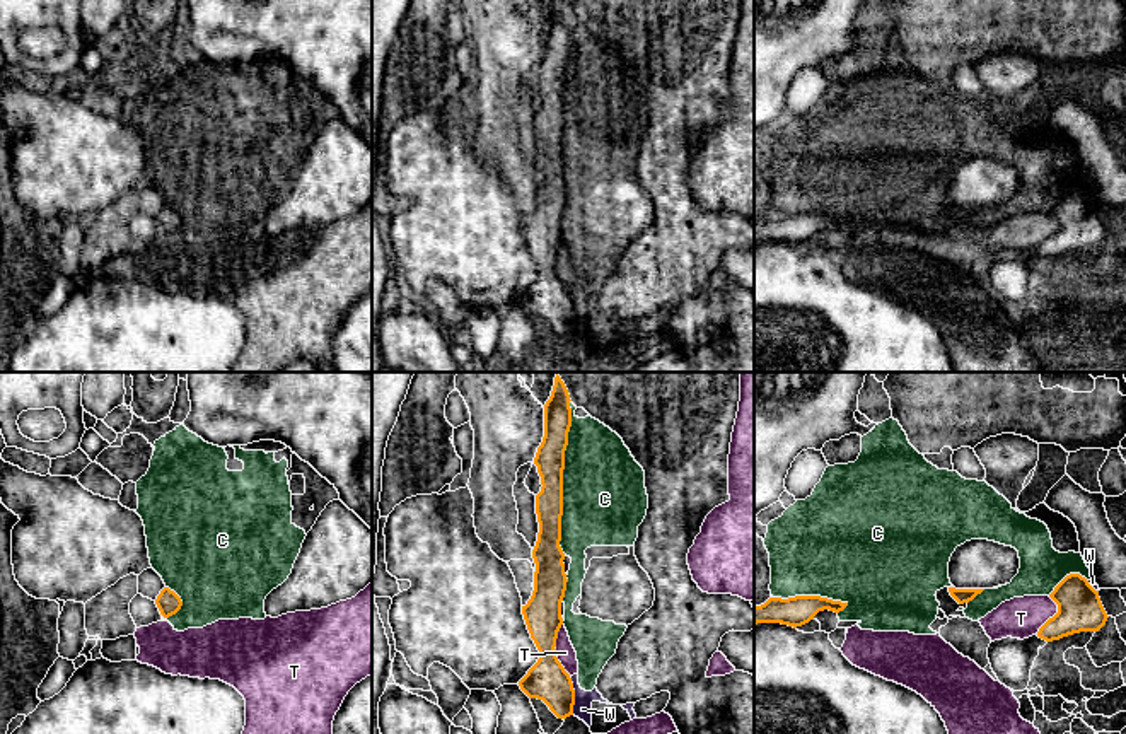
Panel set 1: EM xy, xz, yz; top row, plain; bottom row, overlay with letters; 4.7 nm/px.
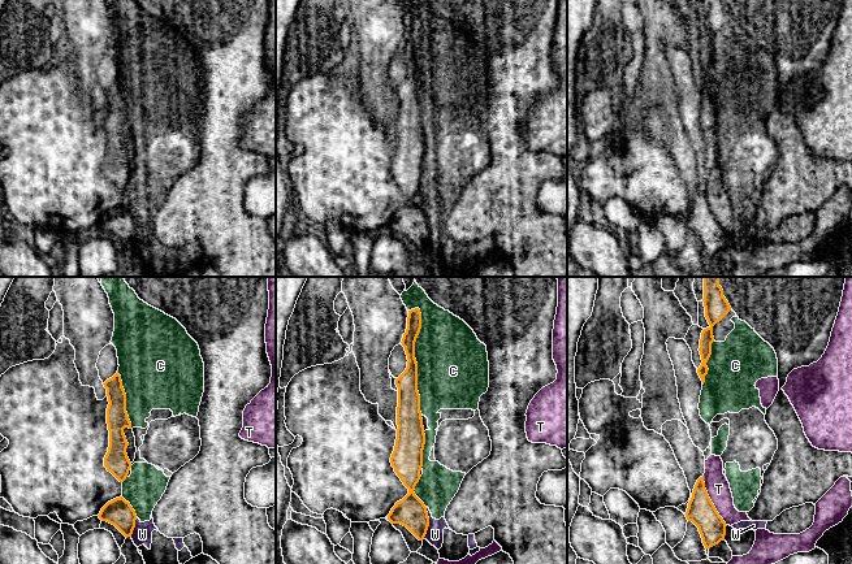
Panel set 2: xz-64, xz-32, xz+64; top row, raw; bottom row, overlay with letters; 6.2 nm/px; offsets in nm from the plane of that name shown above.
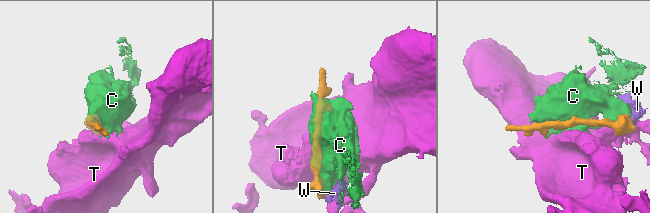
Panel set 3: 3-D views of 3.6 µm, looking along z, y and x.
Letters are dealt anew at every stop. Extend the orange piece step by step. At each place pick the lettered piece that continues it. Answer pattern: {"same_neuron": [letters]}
{"same_neuron": []}

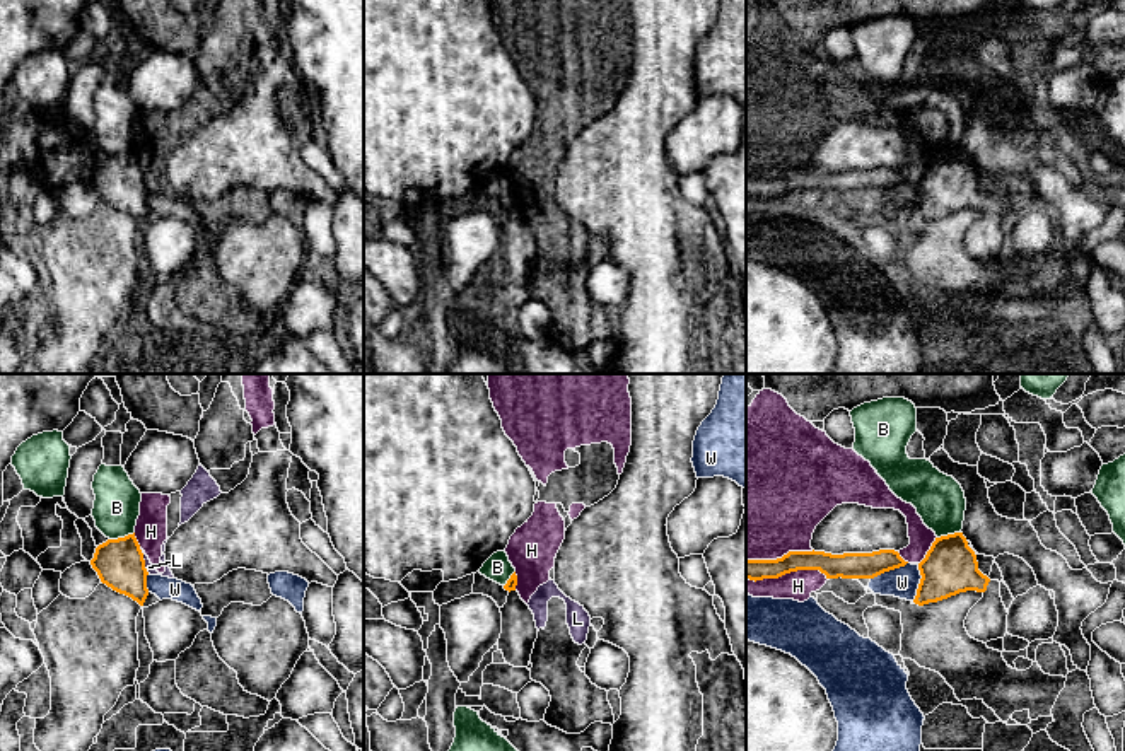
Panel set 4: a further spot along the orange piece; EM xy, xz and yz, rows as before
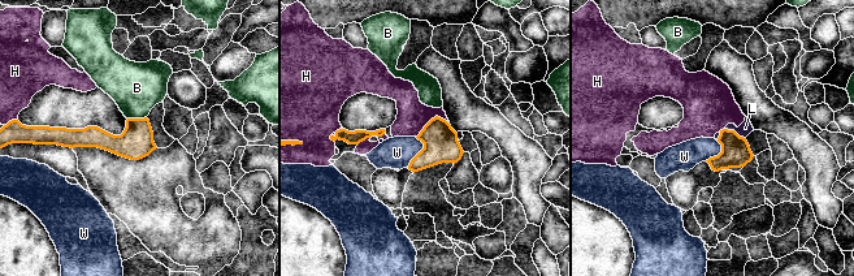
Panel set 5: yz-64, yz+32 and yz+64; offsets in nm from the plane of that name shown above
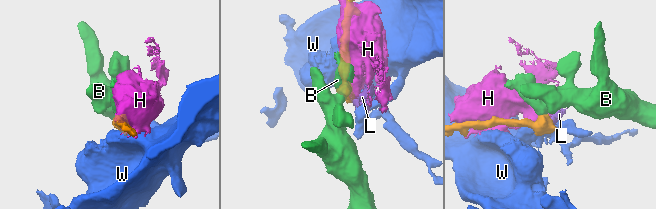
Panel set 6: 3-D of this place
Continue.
{"same_neuron": []}

